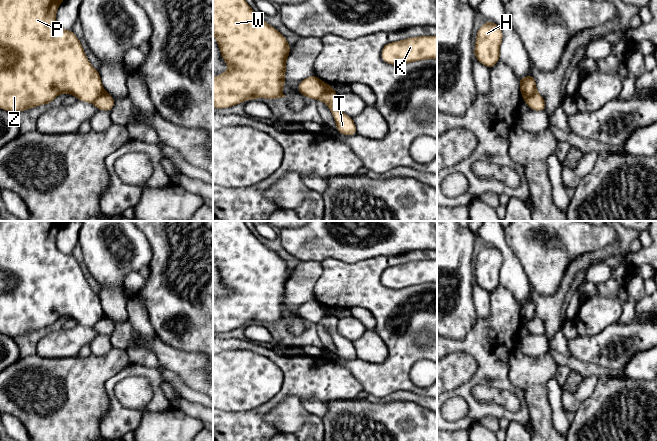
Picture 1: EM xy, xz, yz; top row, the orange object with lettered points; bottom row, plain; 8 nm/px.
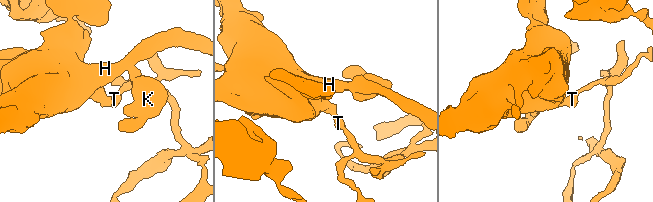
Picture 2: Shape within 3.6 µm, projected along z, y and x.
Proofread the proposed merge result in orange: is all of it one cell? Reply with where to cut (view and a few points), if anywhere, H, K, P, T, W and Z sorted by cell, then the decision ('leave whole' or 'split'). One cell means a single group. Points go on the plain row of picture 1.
cut in xz along (325, 307), (323, 317), (317, 324); H K P W Z / T; split

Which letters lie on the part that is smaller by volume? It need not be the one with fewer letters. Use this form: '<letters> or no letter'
T

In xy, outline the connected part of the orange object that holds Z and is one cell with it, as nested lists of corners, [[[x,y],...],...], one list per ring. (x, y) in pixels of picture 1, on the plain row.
[[[1,221],[0,222],[0,333],[16,338],[42,328],[49,329],[61,317],[72,318],[81,326],[93,327],[104,315],[99,296],[91,289],[72,254],[64,254],[56,246],[56,236],[66,221]]]

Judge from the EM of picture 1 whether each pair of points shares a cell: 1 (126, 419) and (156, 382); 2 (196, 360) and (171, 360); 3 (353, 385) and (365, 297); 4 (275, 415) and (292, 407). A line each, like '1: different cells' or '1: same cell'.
1: same cell
2: same cell
3: different cells
4: same cell

